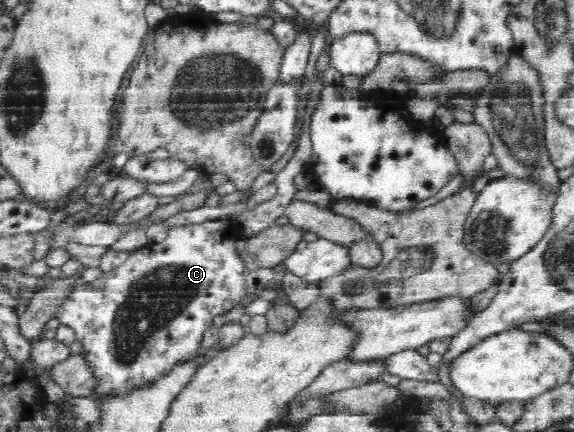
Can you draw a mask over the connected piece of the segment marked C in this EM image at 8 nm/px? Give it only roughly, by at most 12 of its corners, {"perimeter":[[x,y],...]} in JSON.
{"perimeter":[[223,220],[58,306],[101,406],[195,362],[246,296]]}

